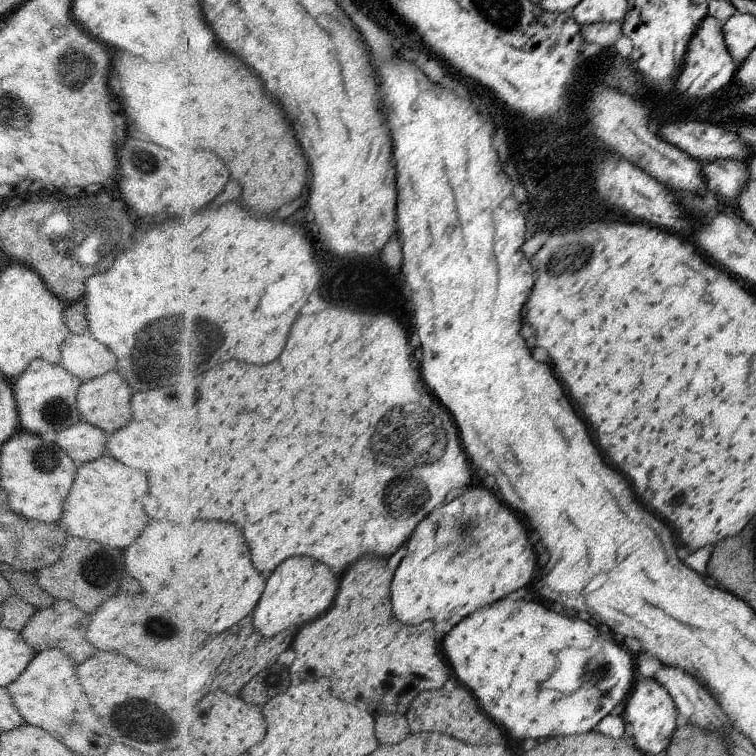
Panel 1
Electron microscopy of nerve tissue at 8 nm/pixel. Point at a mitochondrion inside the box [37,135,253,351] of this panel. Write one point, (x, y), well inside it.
(142, 160)

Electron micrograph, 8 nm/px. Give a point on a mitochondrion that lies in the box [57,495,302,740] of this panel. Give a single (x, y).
(136, 713)

